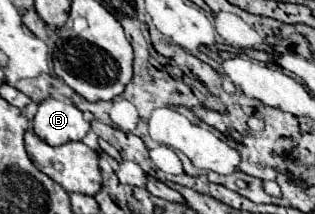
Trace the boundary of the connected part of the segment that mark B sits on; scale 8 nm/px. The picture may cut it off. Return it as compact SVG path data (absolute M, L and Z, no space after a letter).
M44 99L34 117L34 133L48 145L80 141L90 131L90 123L70 99Z

